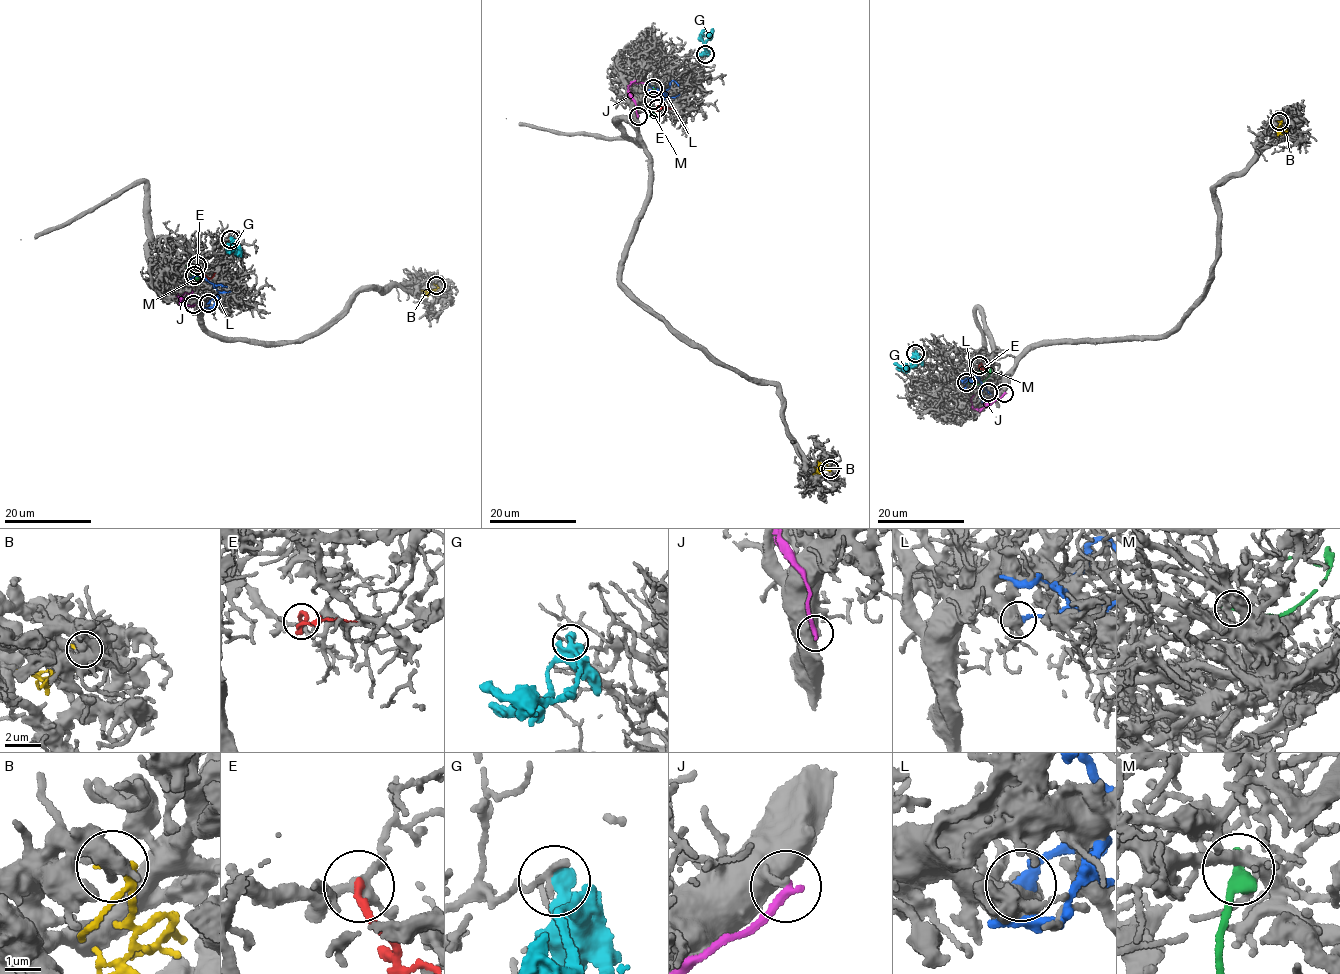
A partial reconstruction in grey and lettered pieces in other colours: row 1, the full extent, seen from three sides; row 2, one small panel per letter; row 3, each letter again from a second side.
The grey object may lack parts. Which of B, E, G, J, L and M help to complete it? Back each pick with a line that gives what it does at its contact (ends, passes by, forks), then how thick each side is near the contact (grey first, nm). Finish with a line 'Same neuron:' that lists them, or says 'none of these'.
Same neuron: none of these

